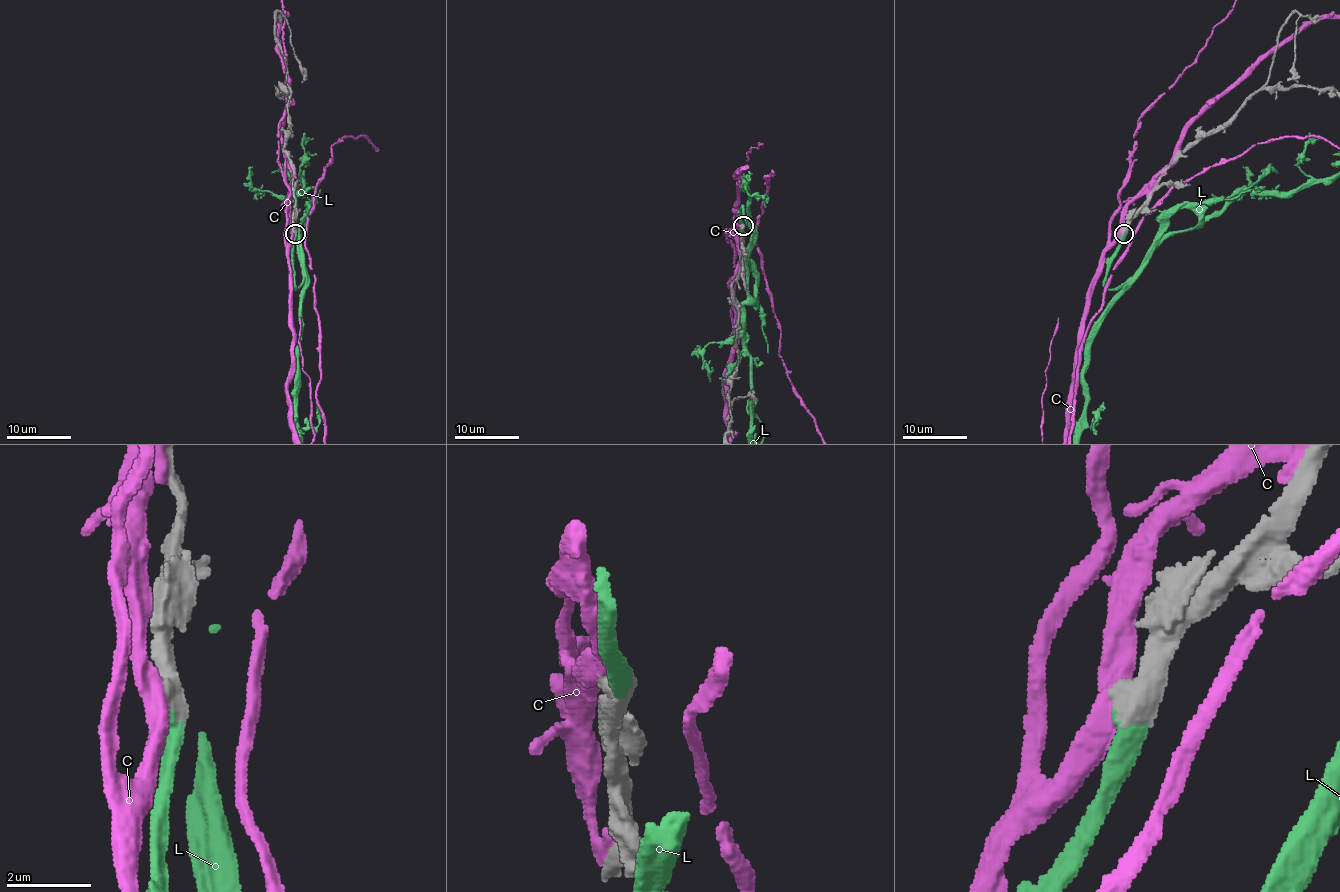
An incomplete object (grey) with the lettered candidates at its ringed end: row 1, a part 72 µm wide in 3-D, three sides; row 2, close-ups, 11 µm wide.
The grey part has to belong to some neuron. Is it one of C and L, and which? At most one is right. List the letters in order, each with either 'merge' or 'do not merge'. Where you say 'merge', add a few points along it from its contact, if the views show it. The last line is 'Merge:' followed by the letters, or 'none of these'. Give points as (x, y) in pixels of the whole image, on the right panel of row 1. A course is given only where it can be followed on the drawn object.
C: do not merge
L: merge
Merge: L

